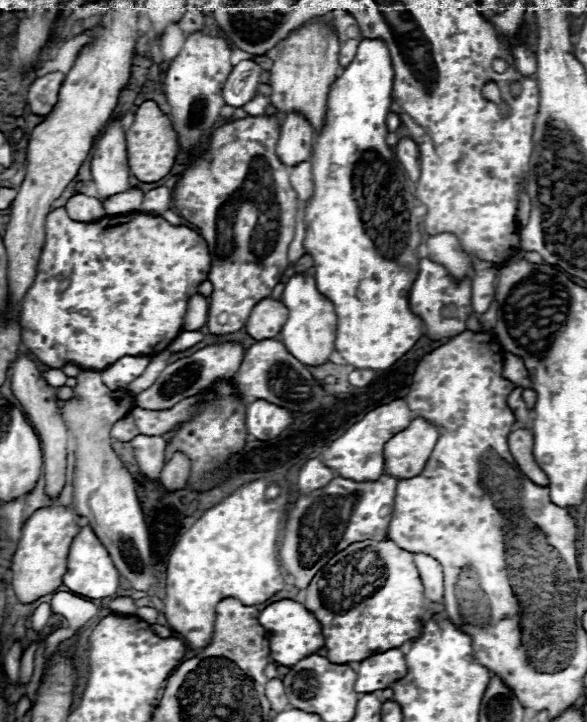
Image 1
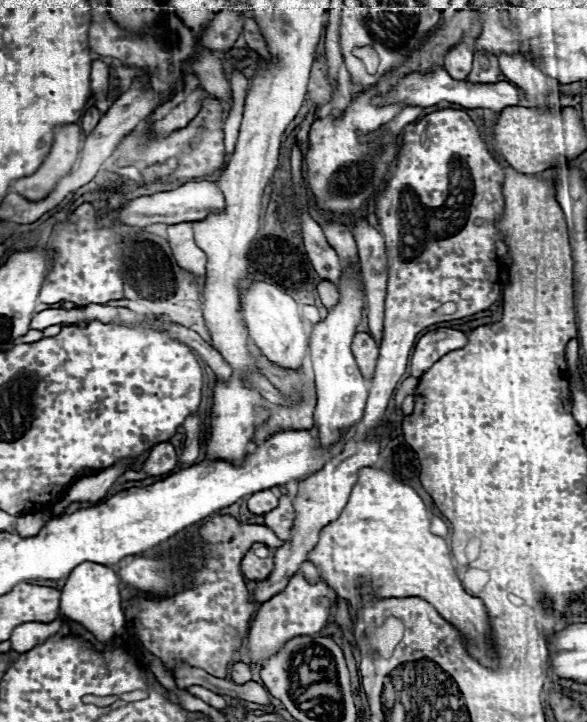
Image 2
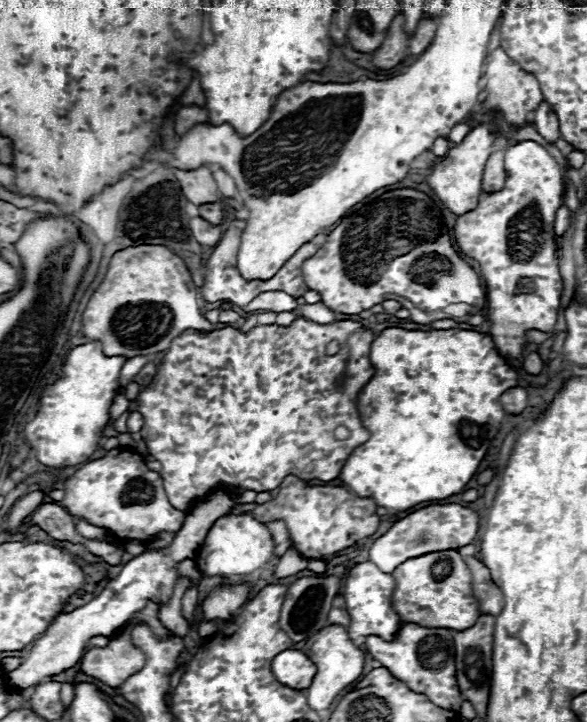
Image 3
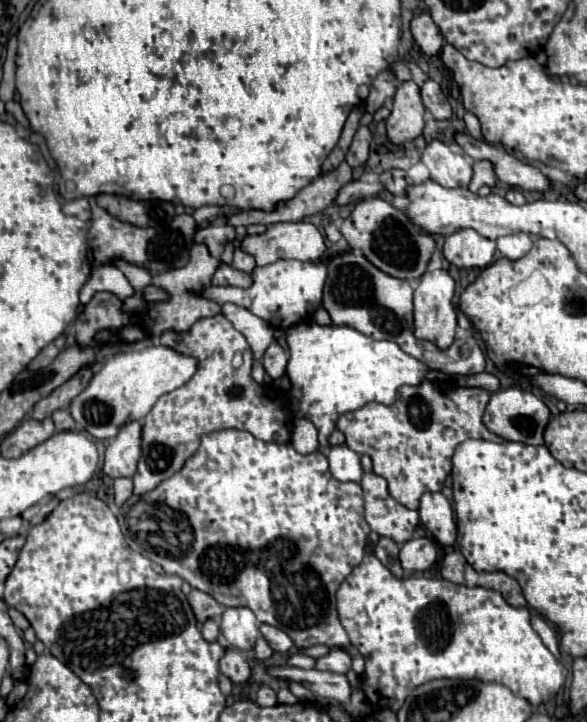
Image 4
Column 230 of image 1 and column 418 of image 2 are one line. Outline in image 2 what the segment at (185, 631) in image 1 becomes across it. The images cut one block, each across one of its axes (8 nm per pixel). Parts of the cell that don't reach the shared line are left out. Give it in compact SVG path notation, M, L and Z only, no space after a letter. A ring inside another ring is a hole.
M360 468L346 508L320 530L320 540L310 550L308 560L318 566L326 584L340 598L346 598L352 608L360 606L358 578L368 578L368 590L382 598L416 596L426 600L462 632L476 660L492 664L488 616L482 600L470 596L456 578L450 548L442 536L430 532L430 516L418 492L388 472Z

